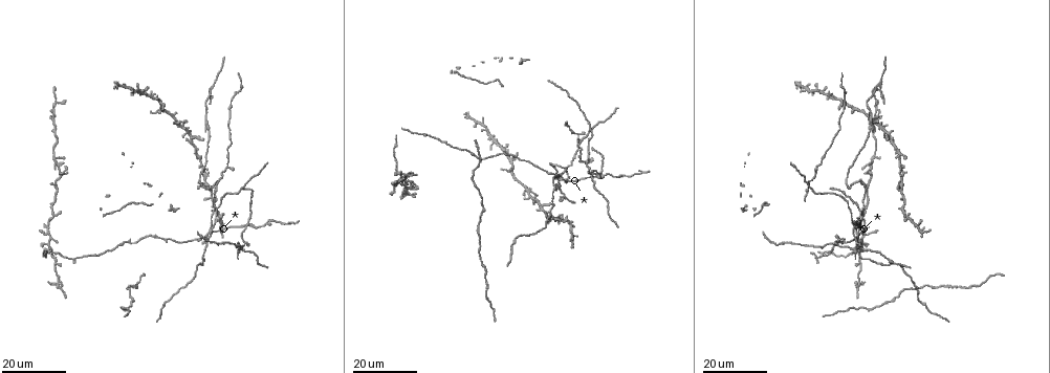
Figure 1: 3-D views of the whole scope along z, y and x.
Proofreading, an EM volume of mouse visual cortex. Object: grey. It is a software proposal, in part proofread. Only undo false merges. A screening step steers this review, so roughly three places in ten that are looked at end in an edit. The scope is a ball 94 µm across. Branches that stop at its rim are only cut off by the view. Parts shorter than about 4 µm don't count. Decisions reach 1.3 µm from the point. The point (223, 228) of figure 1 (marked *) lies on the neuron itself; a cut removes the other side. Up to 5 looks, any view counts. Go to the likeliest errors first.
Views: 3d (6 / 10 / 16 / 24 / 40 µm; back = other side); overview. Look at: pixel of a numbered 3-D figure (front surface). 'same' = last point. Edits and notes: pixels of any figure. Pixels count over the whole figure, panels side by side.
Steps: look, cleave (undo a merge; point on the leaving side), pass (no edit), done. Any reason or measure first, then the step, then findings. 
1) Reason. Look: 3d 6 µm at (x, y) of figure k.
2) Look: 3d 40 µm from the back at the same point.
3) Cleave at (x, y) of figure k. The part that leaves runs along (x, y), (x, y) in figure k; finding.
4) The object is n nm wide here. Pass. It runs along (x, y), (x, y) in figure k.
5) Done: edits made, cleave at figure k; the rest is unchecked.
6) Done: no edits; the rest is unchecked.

Look: 3d 16 µm at (209, 236) of figure 1.

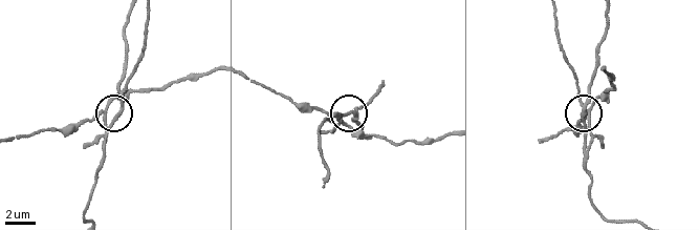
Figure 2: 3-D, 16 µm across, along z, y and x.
Look: 3d 10 µm at (588, 117) of figure 2.

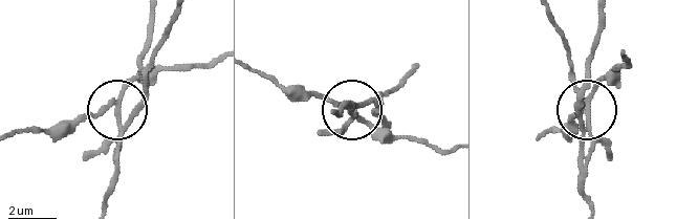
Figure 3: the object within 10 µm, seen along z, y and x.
Cleave at (592, 145) of figure 3. The part that leaves runs along (588, 109), (582, 117), (582, 89), (600, 12) in figure 3; a second neuron is stuck on.

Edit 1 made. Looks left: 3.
Two arms in line, one across. Look: 3d 16 µm at (267, 222) of figure 1.

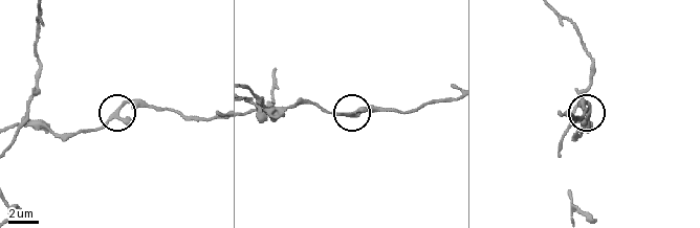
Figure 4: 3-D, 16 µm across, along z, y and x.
Look: 3d 10 µm at (113, 115) of figure 4.

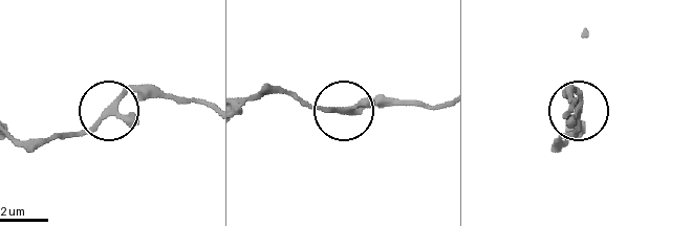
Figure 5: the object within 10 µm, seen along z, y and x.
Look: 3d 6 µm at (577, 109) of figure 5.

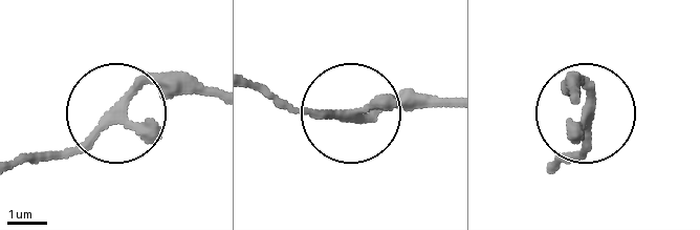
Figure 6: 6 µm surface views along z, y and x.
The object is 210 nm wide here. Pass. Continuous, no second neuron.

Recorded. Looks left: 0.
Done: edits made, cleave at figure 3; the rest is unchecked.

